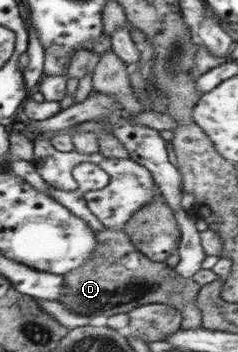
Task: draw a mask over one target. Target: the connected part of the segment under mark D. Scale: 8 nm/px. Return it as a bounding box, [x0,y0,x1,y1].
[58,229,202,329]

